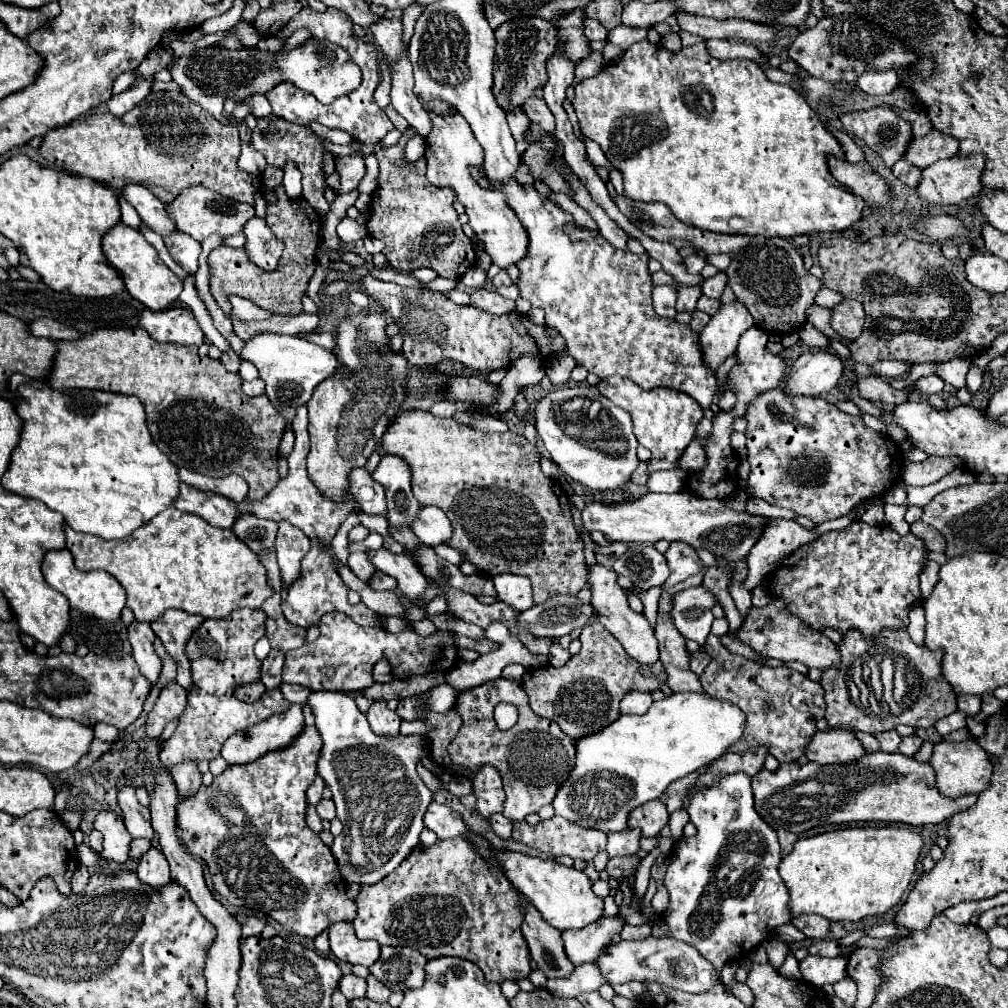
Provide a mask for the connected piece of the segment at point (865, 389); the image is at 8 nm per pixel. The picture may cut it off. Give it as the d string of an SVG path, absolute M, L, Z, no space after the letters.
M877 376L859 378L857 390L859 390L861 398L871 400L875 404L883 404L883 406L895 406L895 404L901 404L907 400L907 390L895 390Z

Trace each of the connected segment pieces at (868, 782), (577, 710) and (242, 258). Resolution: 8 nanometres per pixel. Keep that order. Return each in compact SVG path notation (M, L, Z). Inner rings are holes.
M871 752L851 764L781 764L775 772L759 770L753 776L755 810L775 830L805 832L821 824L845 822L899 822L909 826L939 824L959 810L967 810L977 802L975 794L951 800L941 796L935 786L935 772L927 762L917 762L899 752Z
M589 622L583 628L579 640L583 644L581 652L573 656L565 666L545 666L529 670L525 672L521 682L521 688L529 696L531 710L537 716L555 720L561 726L561 730L569 734L573 740L585 738L585 734L597 734L599 730L603 730L603 726L615 722L621 716L619 702L631 690L655 692L667 680L667 674L663 674L661 660L655 662L655 666L641 666L599 622ZM641 668L649 668L653 676L641 674Z
M279 186L277 202L267 204L267 224L277 238L285 244L285 264L279 264L273 272L265 272L255 262L251 262L245 248L219 246L207 258L211 296L215 298L217 306L223 310L223 314L227 318L231 316L229 294L247 298L255 306L269 310L271 314L279 314L279 316L301 314L301 300L307 294L307 284L315 272L315 256L319 250L319 242L321 242L321 238L319 238L321 218L319 218L319 214L315 214L315 210L311 210L311 206L303 198L299 204L299 200L287 198L283 186Z

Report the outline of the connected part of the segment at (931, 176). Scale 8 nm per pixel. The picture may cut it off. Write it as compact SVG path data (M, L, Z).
M983 156L939 160L923 170L915 192L927 204L959 204L981 192L983 162Z

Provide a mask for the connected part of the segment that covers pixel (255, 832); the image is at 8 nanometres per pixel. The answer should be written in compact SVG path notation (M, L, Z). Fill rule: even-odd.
M305 726L303 734L289 746L289 748L283 748L283 750L277 750L277 752L269 752L265 756L261 756L259 760L251 762L251 764L243 764L243 766L229 766L221 776L213 778L213 784L211 786L201 786L199 792L193 796L193 798L187 798L187 800L181 800L177 804L177 822L181 826L181 840L185 842L185 846L189 848L189 852L193 856L199 856L205 860L205 864L209 866L211 874L213 874L213 886L217 890L217 894L221 894L231 906L235 908L247 908L247 910L253 910L253 912L261 912L269 918L273 918L275 922L279 922L281 926L287 926L291 928L293 932L297 932L299 936L303 938L317 938L323 930L327 930L331 924L339 922L339 920L347 920L347 922L353 922L355 920L355 914L357 914L357 906L351 898L347 898L347 882L343 880L341 872L339 872L339 866L335 864L335 858L329 850L329 846L325 846L319 838L319 834L315 834L307 822L305 822L305 808L307 808L307 798L305 798L305 790L311 786L311 782L315 780L317 776L317 758L319 758L319 752L321 752L321 738L319 738L319 732L315 730L315 726Z

